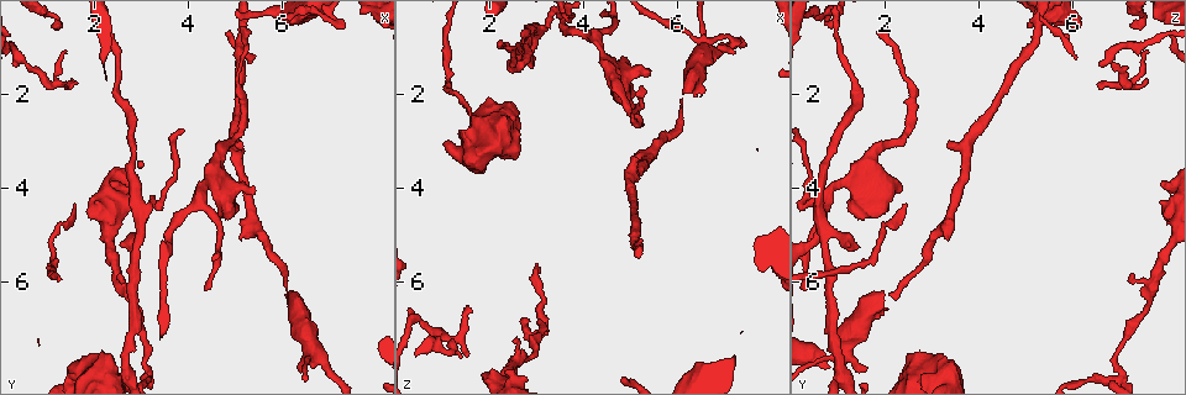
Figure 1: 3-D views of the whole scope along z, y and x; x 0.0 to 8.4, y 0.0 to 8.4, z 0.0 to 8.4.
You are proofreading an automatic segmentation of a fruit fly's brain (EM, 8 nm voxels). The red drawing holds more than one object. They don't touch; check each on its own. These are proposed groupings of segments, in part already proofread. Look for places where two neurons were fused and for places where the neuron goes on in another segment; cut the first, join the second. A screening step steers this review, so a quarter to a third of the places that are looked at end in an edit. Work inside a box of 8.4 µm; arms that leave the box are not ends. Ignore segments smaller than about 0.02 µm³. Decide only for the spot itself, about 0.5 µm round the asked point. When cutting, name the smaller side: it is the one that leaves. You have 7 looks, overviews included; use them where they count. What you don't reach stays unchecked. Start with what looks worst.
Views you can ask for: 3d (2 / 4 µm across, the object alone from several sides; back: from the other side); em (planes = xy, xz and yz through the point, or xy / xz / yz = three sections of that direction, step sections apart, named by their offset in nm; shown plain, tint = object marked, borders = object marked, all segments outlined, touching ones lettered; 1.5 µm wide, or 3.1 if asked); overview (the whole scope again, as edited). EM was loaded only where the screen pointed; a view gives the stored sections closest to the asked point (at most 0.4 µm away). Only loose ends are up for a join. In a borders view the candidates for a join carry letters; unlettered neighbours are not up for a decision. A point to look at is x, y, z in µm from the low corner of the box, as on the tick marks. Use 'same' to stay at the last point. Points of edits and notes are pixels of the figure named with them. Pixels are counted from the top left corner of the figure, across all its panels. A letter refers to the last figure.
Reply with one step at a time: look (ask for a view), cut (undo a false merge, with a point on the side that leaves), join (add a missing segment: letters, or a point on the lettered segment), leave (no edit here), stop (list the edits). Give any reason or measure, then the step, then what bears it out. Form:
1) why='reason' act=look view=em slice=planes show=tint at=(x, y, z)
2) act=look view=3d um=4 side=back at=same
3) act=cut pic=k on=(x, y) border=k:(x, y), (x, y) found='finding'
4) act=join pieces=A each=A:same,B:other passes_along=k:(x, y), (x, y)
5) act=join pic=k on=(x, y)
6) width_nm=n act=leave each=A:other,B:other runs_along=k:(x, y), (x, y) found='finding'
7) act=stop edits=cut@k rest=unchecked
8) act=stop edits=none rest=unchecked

why='branch stops here' act=look view=3d um=4 at=(2.85, 5.25, 1.45)

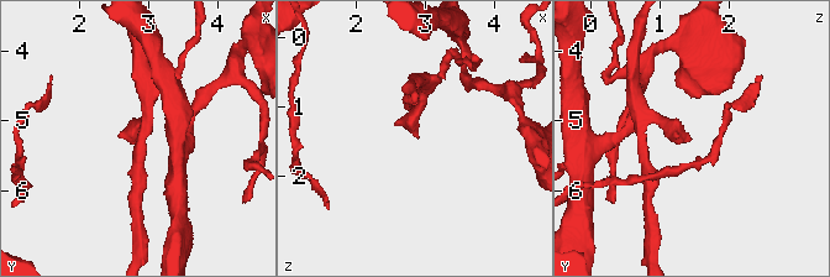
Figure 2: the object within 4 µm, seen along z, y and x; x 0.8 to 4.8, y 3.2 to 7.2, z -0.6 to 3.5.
why='need the tissue' act=look view=em slice=xy step=8 show=tint at=(2.90, 5.25, 1.50)

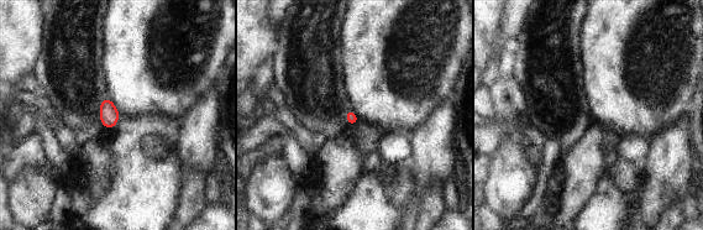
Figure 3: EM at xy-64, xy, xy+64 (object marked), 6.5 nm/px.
why='cut it another way' act=look view=em slice=planes show=borders at=same

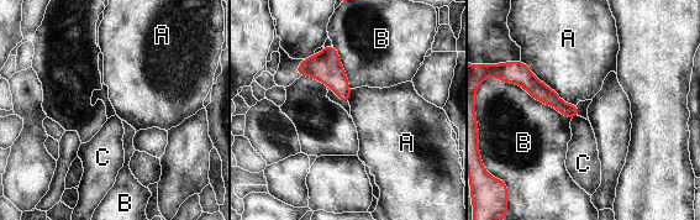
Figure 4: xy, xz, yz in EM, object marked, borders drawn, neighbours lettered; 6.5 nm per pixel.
act=leave each=A:other,B:other,C:other runs_along=4:(522, 72), (542, 93), (575, 111) found='no lettered segment goes on from it'

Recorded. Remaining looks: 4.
why='small branch off a trunk' act=look view=3d um=4 side=back at=(6.65, 7.45, 1.20)

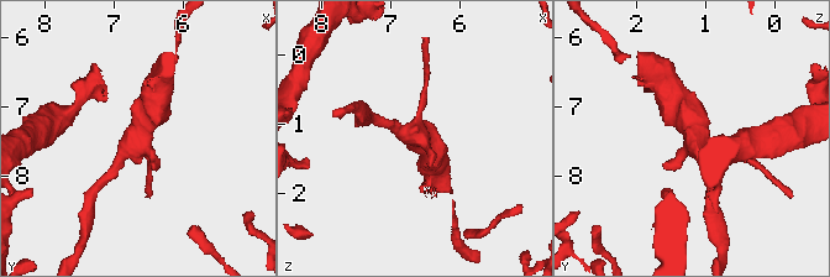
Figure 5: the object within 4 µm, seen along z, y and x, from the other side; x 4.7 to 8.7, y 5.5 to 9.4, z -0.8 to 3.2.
why='shape alone is not enough' act=look view=em slice=planes show=borders at=(6.65, 7.45, 1.15)

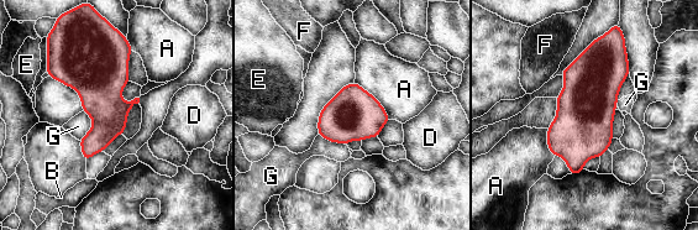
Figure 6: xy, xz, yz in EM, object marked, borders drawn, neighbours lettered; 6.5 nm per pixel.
width_nm=240 act=leave each=A:other,B:other,D:other,E:other,F:other,G:other border=6:(355, 82), (377, 100), (391, 119) found='continuous, no second neuron'

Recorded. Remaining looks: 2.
why='branch stops here' act=look view=em slice=planes show=borders at=(5.40, 4.15, 1.55)

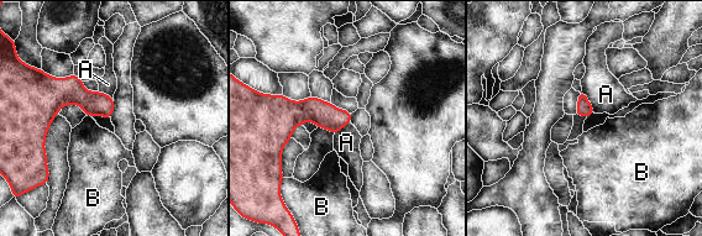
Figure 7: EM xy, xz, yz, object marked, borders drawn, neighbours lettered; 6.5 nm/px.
longest_contact=A:180nm act=leave each=A:other,B:other runs_along=7:(110, 101), (61, 98), (36, 125) found='none of them fits'

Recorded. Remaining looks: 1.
act=stop edits=none rest=unchecked

